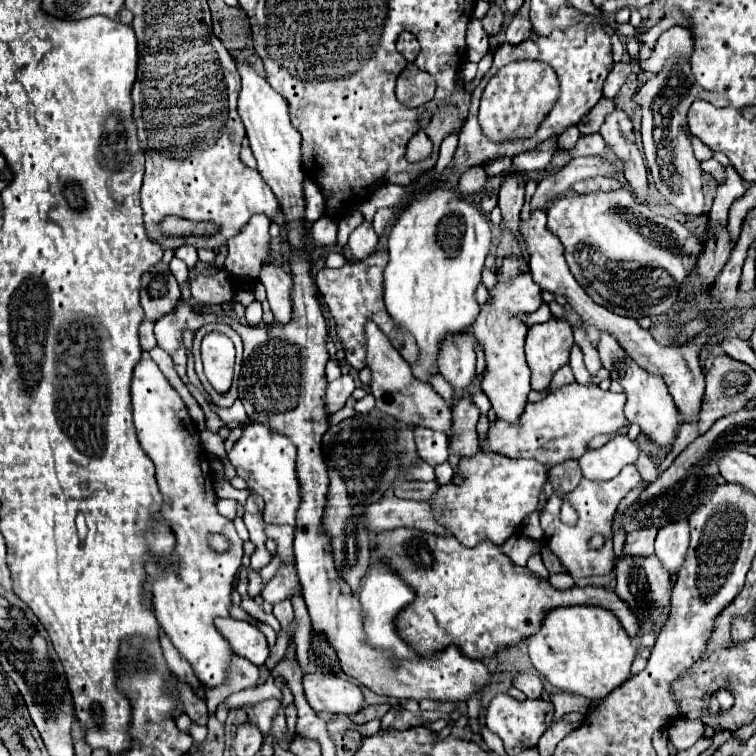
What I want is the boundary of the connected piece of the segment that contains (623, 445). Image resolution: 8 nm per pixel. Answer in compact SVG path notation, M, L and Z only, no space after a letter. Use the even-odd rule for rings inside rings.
M617 435L603 447L587 451L579 459L579 467L581 467L583 477L587 479L595 479L595 481L611 479L625 465L635 463L637 455L639 455L639 447L629 437Z

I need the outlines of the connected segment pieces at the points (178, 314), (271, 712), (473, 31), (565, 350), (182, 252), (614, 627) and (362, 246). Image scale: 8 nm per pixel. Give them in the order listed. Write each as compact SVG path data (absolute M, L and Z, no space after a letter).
M179 301L171 313L155 321L157 345L165 349L169 355L173 355L177 349L181 349L181 335L185 331L195 333L203 323L203 315L195 313L189 301Z
M267 699L267 701L255 703L251 707L253 719L249 719L249 721L263 733L263 737L269 737L271 735L271 723L273 723L273 717L277 715L279 707L281 707L279 699Z
M473 17L467 27L467 59L473 63L479 63L487 51L489 51L487 33L481 25L481 19Z
M549 319L529 329L525 339L525 355L531 369L533 389L543 391L549 387L553 373L567 363L573 343L571 327L559 319Z
M189 245L179 247L179 249L175 251L175 257L181 259L181 261L185 261L185 265L187 265L189 269L193 269L195 263L197 263L197 251L195 251L195 247L189 247Z
M575 605L575 607L557 607L555 611L549 611L543 627L539 633L531 635L527 639L529 643L529 657L533 667L559 691L583 695L591 701L605 699L611 691L621 687L631 677L631 663L635 659L637 649L633 647L629 635L619 625L617 617L611 611L605 611L601 607L587 607L587 605Z
M363 221L363 223L349 235L347 249L351 251L353 261L363 261L365 257L369 257L369 255L377 249L377 241L379 241L379 237L375 235L371 223Z

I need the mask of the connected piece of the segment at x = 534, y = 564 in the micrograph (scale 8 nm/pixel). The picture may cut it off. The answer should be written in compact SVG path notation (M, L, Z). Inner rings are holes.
M533 555L533 559L529 559L529 561L527 561L527 569L529 569L531 573L539 575L541 579L547 579L547 577L549 577L549 573L547 573L545 565L541 563L541 557L539 557L539 555Z

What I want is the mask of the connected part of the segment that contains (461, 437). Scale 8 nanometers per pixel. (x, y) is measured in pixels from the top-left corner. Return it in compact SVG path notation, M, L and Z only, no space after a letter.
M463 397L453 405L453 425L451 425L453 433L449 437L449 449L457 457L471 457L479 451L475 433L477 419L479 411L469 397Z

